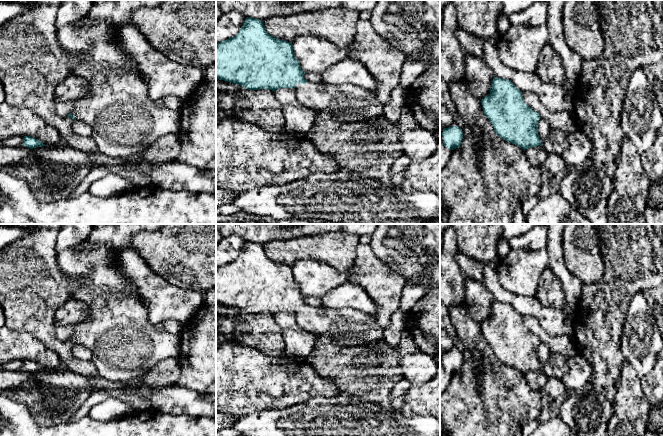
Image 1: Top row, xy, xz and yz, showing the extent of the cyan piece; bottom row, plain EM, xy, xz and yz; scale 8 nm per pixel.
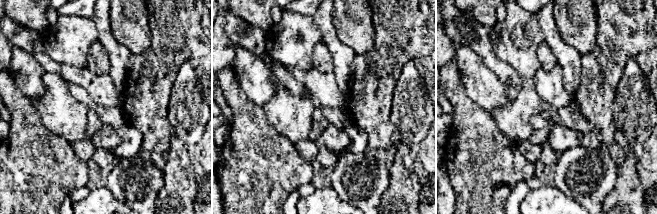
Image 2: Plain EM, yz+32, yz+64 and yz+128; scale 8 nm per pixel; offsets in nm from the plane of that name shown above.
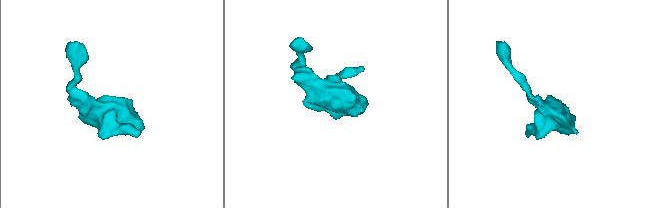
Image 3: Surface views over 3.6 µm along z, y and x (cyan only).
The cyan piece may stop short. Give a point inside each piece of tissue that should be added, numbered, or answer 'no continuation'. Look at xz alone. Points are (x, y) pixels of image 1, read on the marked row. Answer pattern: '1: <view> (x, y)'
1: xz (348, 103)

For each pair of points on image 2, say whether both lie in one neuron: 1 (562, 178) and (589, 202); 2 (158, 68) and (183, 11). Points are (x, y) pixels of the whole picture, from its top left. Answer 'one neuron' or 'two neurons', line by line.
1: one neuron
2: one neuron

